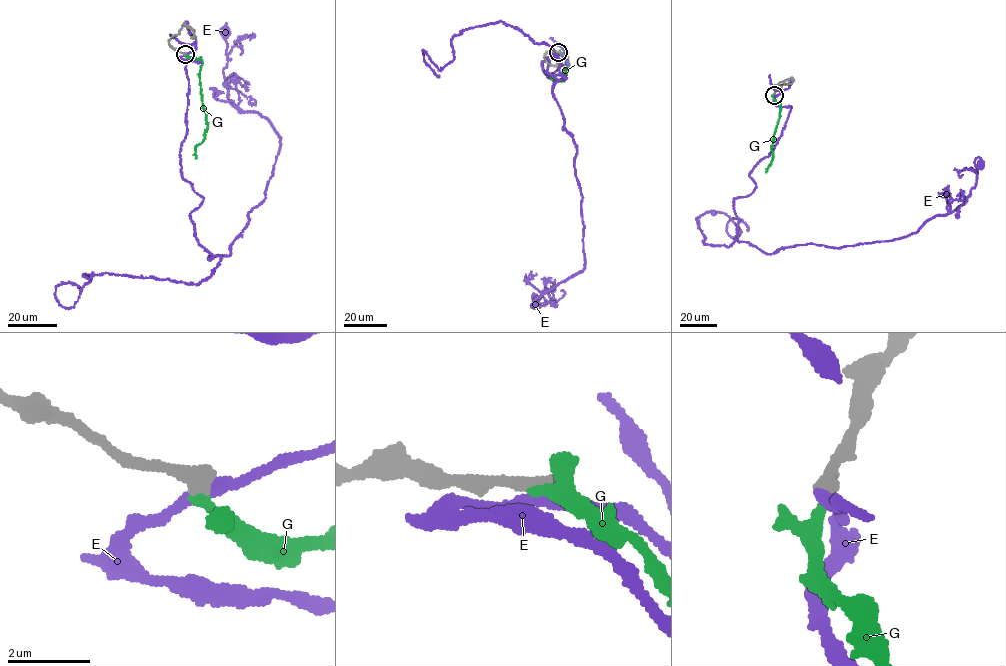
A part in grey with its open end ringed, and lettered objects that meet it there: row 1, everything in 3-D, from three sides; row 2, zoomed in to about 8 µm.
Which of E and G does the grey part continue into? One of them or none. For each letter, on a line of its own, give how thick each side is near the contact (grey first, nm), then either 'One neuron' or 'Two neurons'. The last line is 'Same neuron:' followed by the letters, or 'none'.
E: Thickness 420 nm (grey) against 320 nm. Two neurons
G: Thickness 440 nm (grey) against 200 nm. One neuron
Same neuron: G

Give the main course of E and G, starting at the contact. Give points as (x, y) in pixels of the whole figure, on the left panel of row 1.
E: (185, 53), (181, 172), (210, 259), (281, 142), (229, 99), (224, 31)
G: (185, 54), (201, 60), (199, 79), (207, 130), (203, 141), (196, 147), (196, 158)

